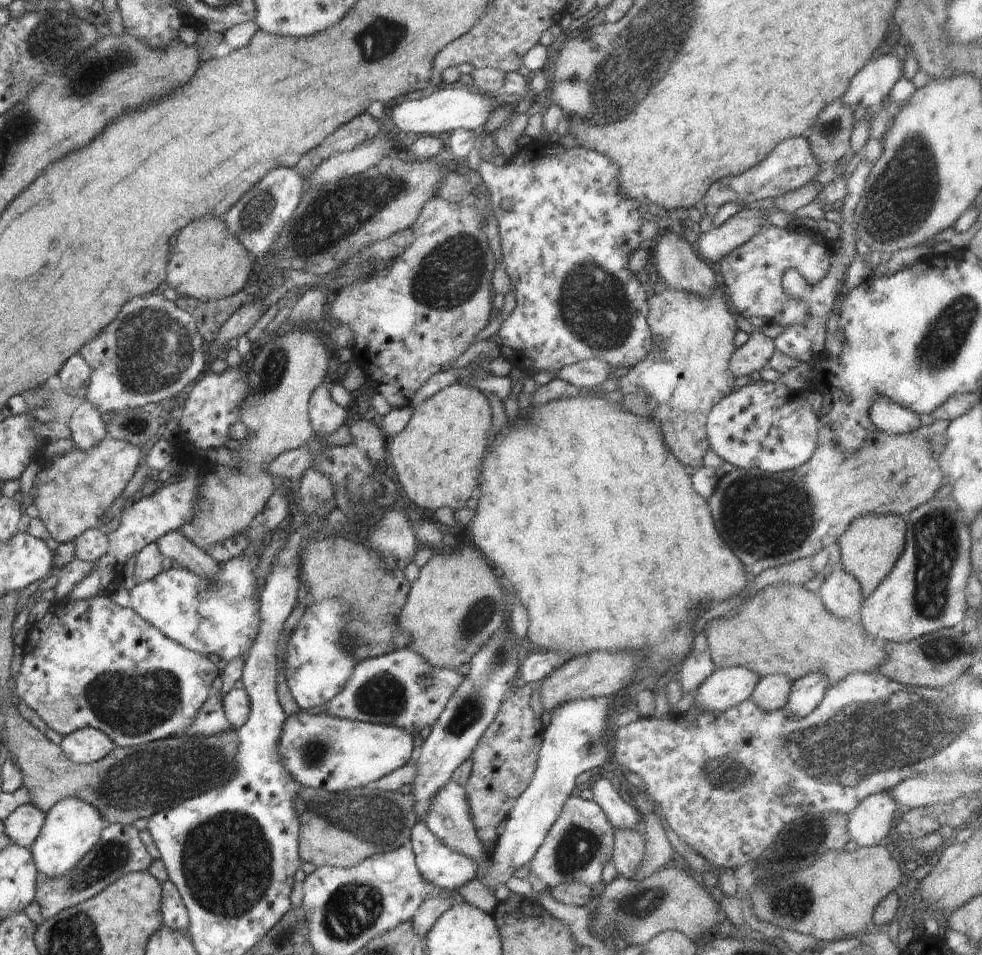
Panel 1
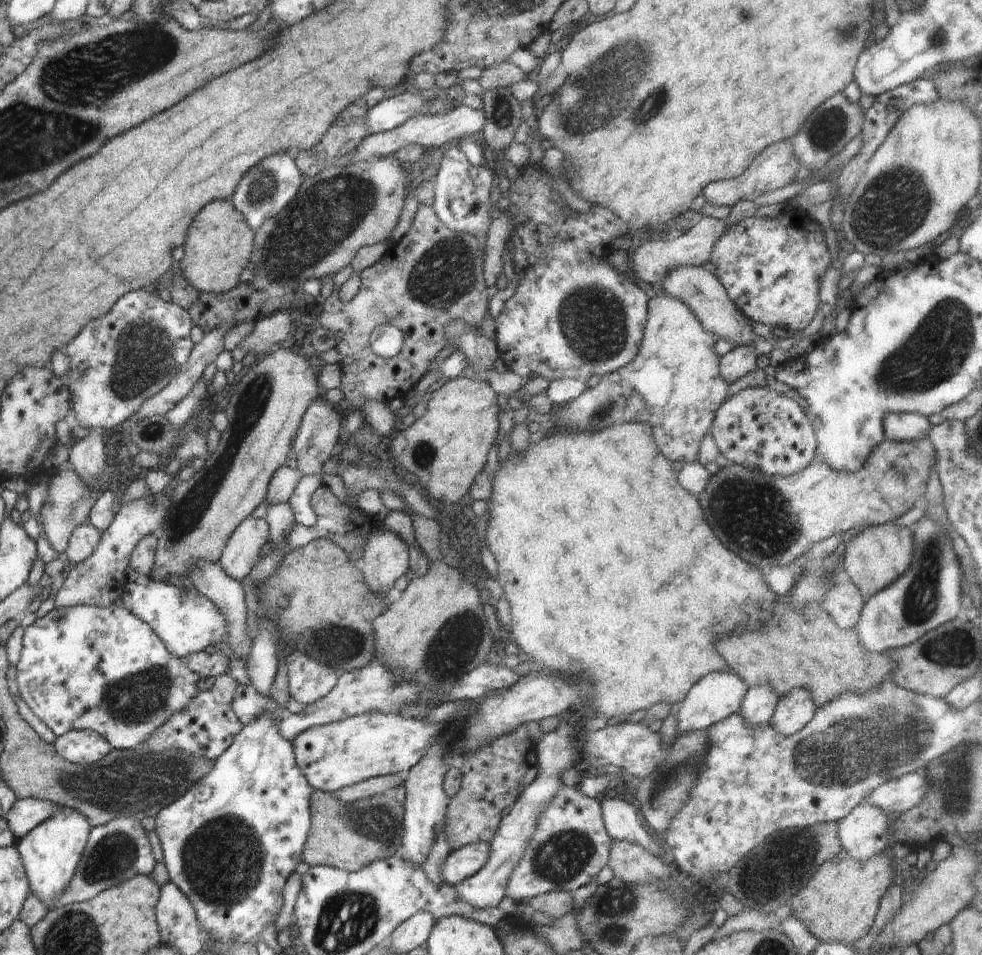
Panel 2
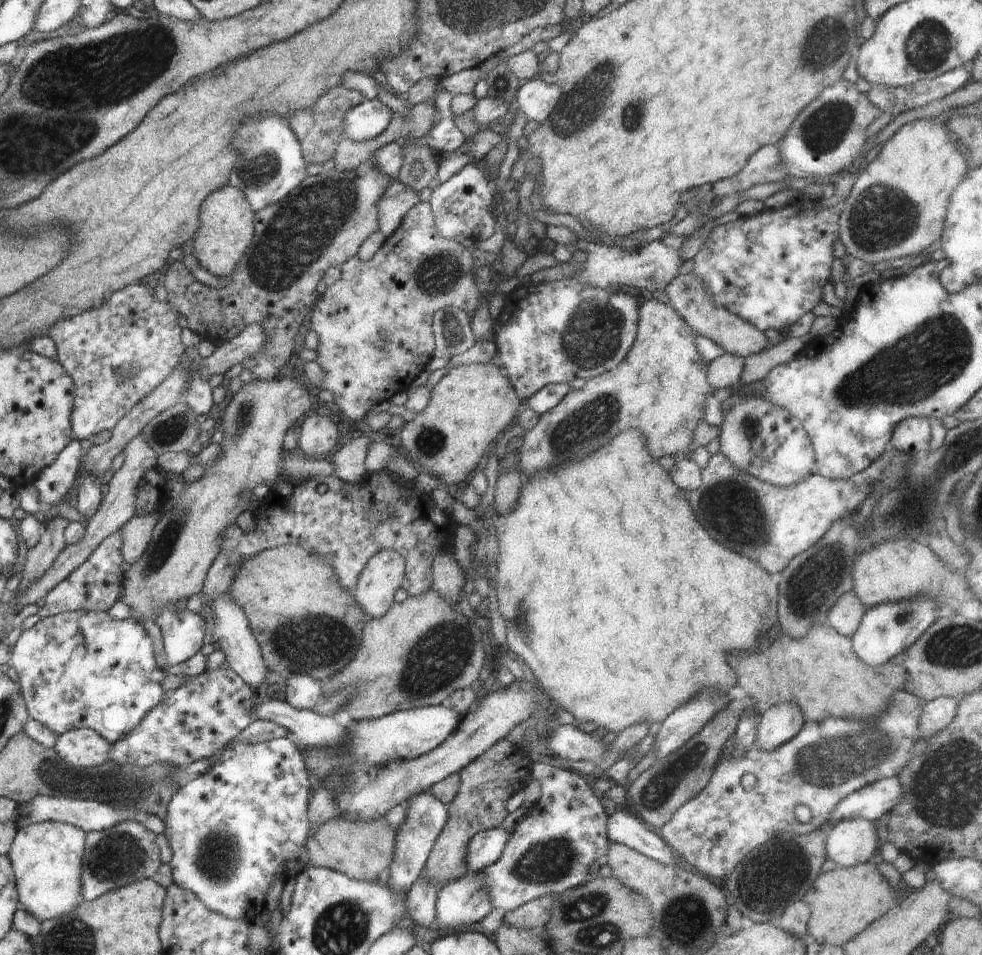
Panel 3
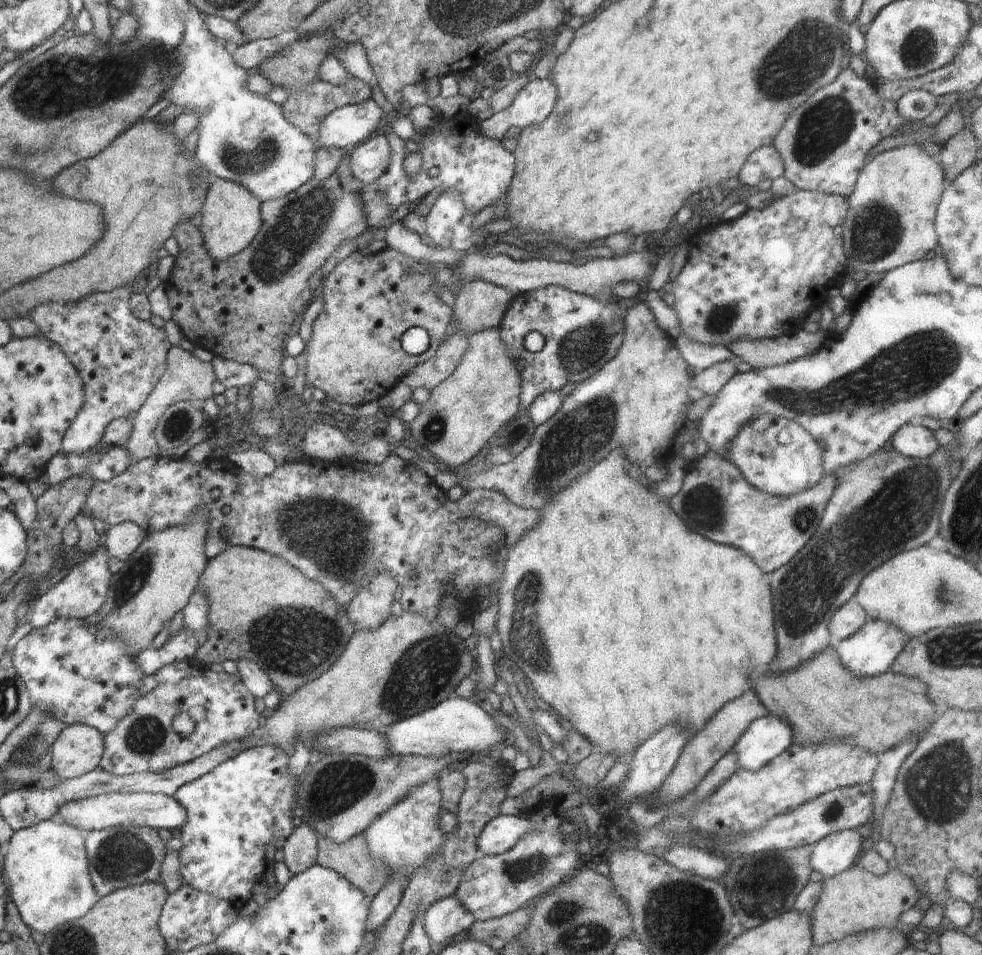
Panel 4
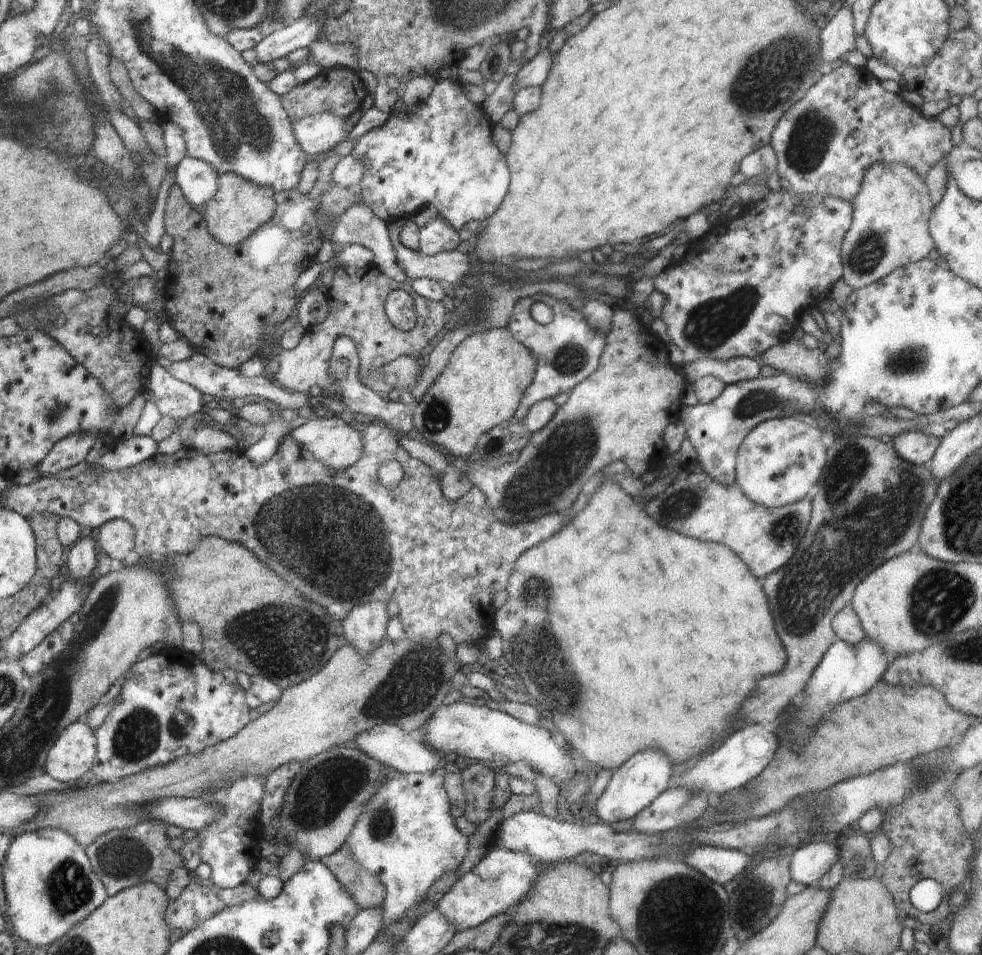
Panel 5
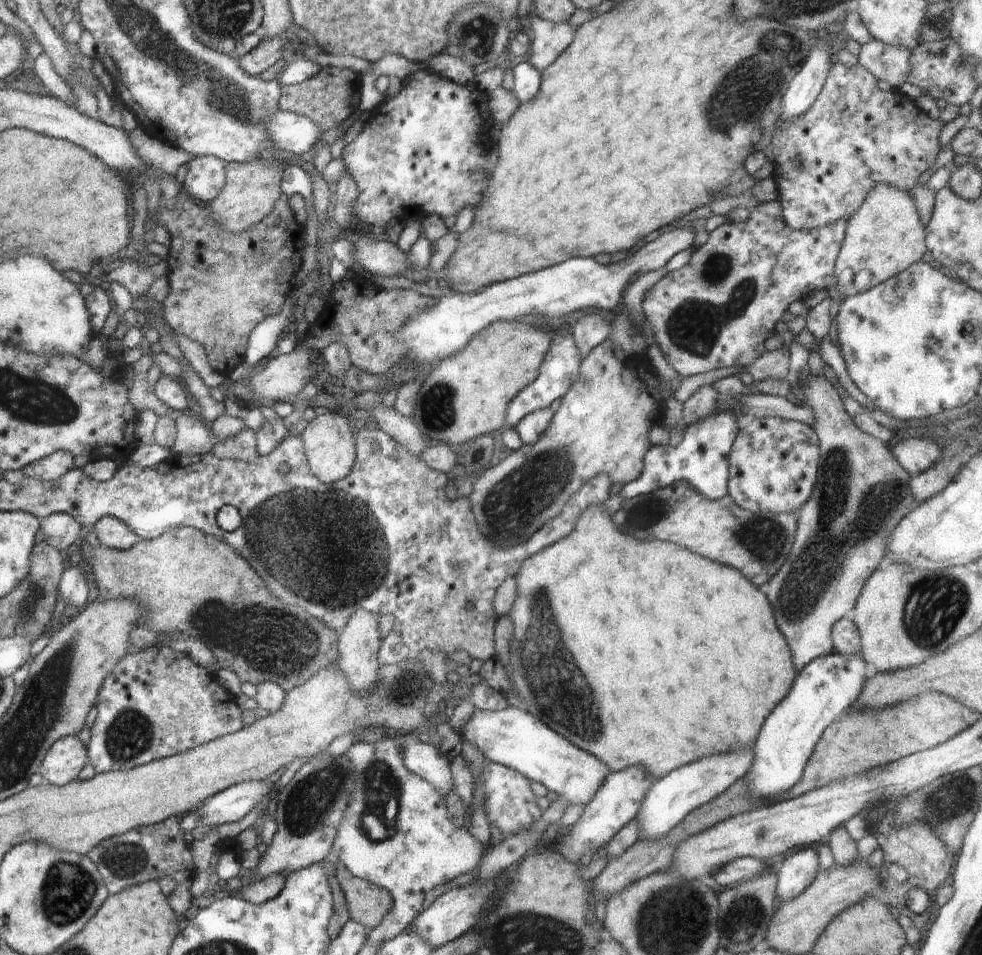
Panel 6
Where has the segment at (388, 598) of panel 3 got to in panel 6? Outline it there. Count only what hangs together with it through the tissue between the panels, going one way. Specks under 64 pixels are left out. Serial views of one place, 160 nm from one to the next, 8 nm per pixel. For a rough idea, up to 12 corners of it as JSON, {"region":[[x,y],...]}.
{"region":[[354,611],[339,633],[338,666],[359,691],[378,676],[379,618]]}

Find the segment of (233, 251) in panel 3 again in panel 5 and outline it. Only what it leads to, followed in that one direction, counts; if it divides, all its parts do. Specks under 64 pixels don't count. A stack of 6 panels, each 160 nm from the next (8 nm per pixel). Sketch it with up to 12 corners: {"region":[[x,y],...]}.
{"region":[[234,173],[218,175],[209,233],[231,247],[274,214],[276,194]]}

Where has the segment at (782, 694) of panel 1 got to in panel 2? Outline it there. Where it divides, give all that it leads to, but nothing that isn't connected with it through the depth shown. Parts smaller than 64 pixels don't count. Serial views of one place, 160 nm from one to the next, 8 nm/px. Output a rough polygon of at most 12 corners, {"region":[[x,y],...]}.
{"region":[[749,687],[740,714],[754,730],[771,722],[779,694]]}

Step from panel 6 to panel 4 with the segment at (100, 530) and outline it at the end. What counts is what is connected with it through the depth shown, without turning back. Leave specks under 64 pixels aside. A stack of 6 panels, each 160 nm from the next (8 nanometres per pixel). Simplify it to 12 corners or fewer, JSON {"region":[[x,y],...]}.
{"region":[[132,521],[110,526],[104,547],[125,561],[136,554],[146,530]]}

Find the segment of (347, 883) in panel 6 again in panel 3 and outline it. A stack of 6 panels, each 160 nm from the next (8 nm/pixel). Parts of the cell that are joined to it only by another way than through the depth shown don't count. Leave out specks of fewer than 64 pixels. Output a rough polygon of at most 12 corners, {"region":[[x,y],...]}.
{"region":[[385,815],[320,823],[310,867],[373,881],[388,871],[396,827]]}

